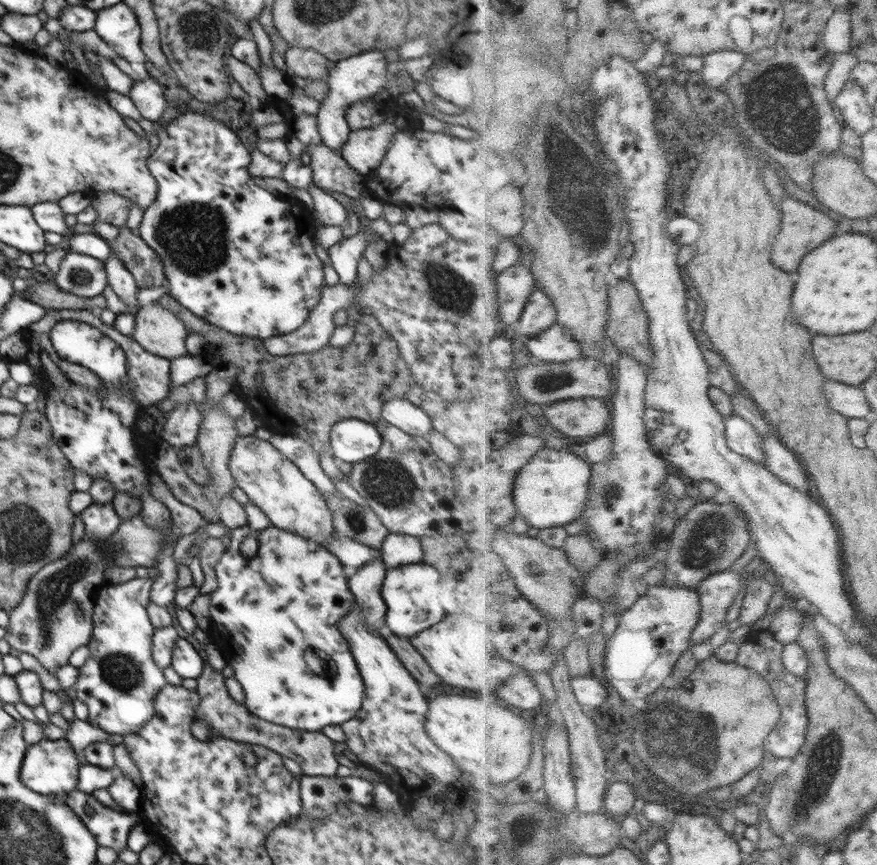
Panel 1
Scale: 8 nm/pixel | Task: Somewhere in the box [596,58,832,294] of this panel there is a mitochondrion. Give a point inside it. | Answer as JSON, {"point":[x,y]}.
{"point":[785,103]}

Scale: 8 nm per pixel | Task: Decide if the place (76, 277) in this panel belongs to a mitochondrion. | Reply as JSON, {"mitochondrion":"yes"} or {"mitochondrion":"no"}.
{"mitochondrion":"yes"}

